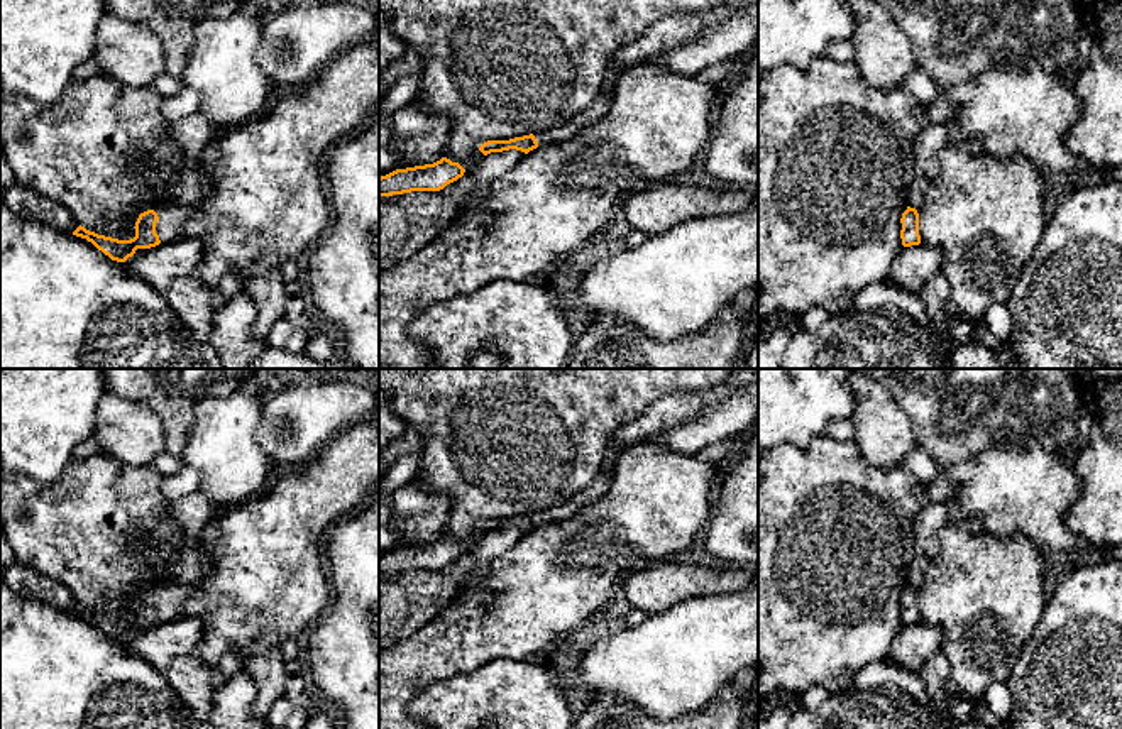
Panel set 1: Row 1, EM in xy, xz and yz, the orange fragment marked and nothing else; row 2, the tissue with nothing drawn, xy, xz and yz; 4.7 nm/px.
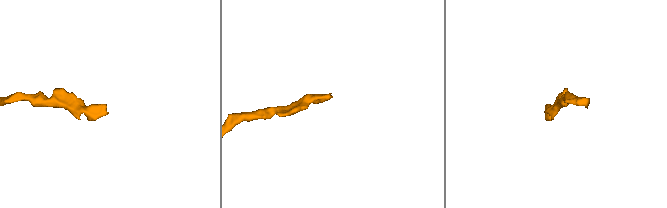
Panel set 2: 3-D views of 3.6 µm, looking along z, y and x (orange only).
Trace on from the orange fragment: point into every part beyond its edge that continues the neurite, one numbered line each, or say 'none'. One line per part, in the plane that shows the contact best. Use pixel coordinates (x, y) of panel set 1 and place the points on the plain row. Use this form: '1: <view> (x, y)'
1: xy (171, 597)

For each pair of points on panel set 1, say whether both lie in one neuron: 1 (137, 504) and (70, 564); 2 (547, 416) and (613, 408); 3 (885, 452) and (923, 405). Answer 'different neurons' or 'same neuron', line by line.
1: same neuron
2: same neuron
3: different neurons

